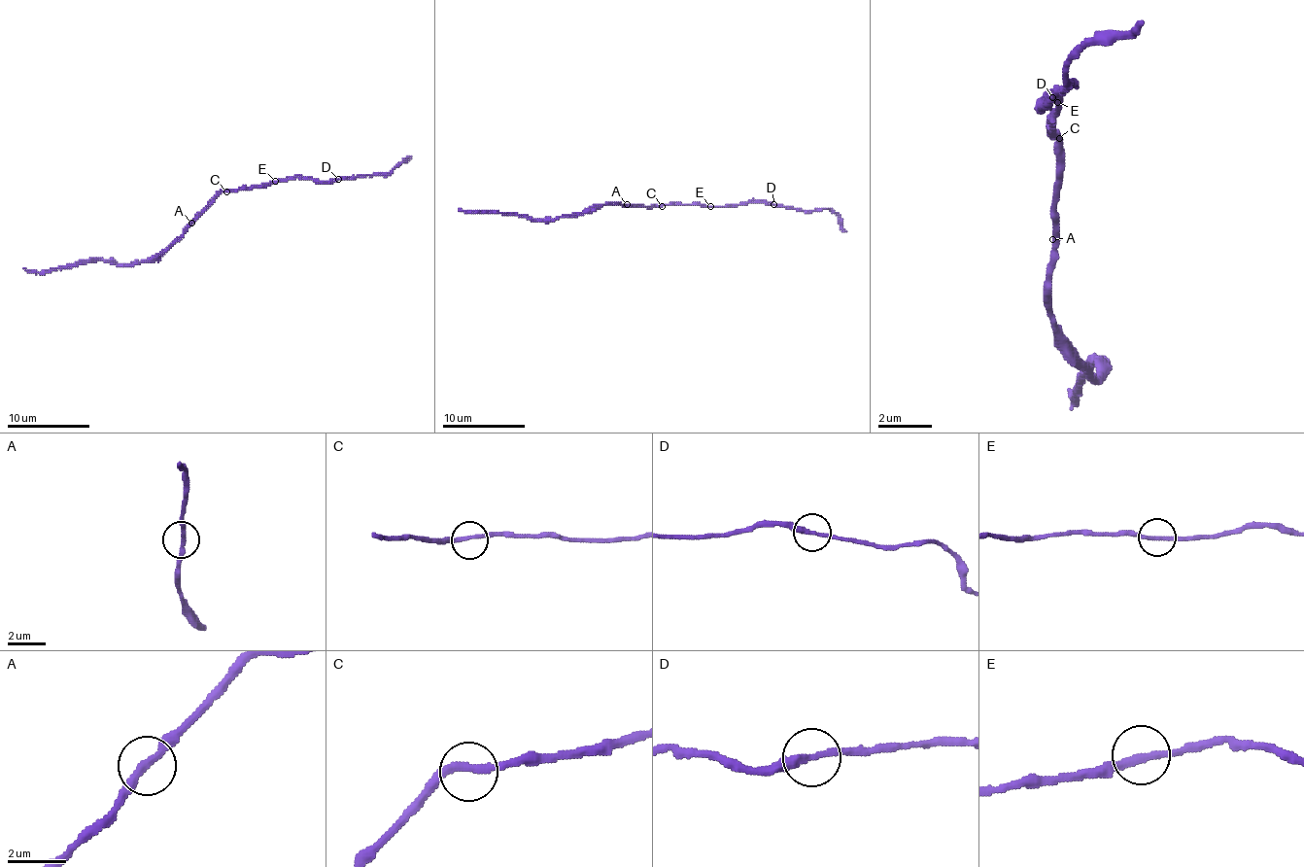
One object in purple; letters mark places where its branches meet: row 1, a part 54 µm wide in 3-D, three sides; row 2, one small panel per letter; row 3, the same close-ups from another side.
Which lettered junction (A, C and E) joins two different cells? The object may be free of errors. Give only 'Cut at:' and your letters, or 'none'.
Cut at: none

